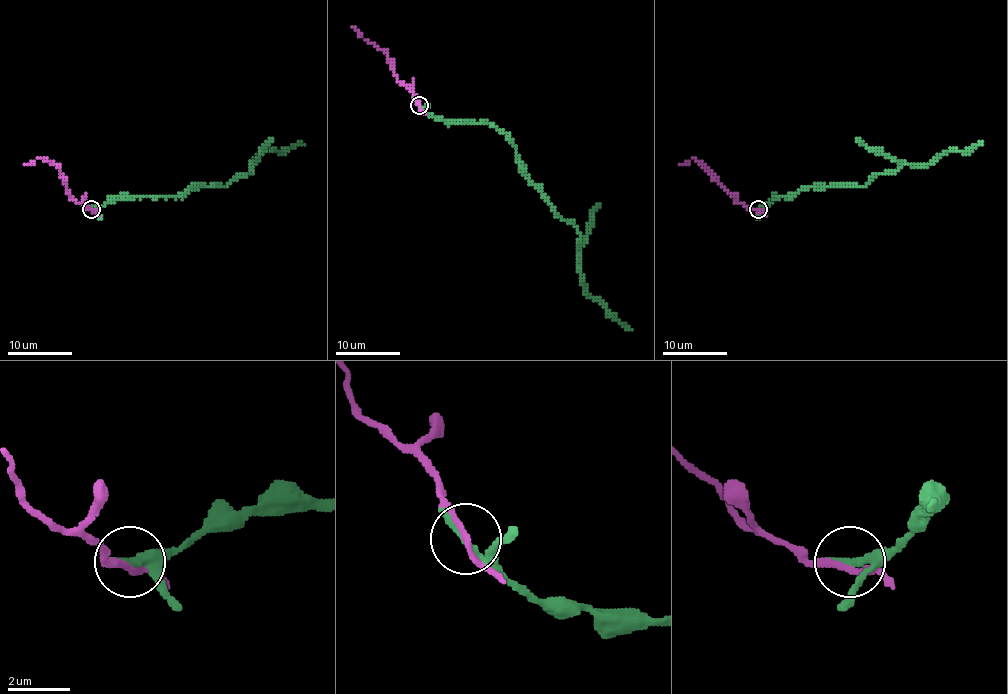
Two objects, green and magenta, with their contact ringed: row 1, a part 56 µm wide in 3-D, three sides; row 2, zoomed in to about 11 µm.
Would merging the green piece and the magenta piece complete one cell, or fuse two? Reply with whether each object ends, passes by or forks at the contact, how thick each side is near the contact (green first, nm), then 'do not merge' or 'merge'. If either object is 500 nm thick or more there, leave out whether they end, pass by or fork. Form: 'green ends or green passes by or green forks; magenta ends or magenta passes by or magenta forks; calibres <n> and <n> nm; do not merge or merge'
green ends; magenta passes by; calibres 320 and 190 nm; do not merge

